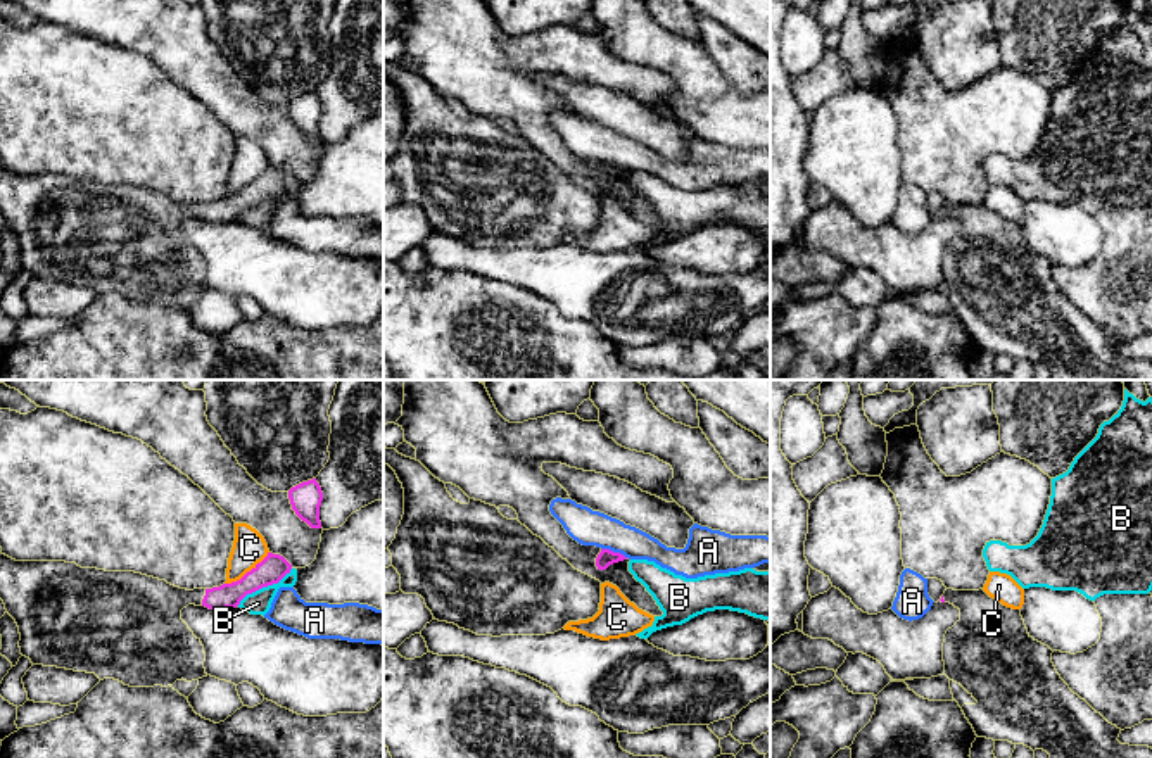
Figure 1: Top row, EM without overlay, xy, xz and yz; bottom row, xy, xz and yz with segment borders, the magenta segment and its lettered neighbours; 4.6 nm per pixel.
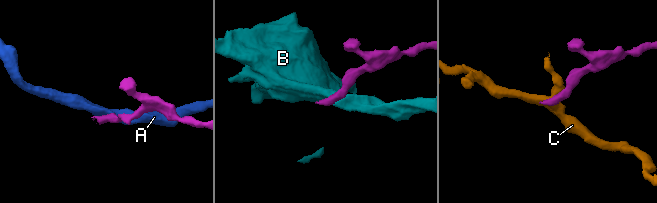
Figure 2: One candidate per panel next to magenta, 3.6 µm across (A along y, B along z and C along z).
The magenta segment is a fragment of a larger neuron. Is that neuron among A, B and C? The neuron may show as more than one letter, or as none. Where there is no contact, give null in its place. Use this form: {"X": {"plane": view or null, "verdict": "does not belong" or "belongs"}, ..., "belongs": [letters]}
{"A": {"plane": "xz", "verdict": "does not belong"}, "B": {"plane": "xy", "verdict": "does not belong"}, "C": {"plane": "xy", "verdict": "does not belong"}, "belongs": []}

